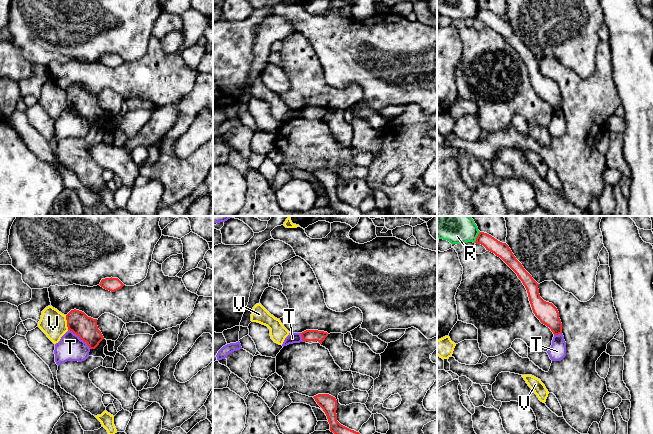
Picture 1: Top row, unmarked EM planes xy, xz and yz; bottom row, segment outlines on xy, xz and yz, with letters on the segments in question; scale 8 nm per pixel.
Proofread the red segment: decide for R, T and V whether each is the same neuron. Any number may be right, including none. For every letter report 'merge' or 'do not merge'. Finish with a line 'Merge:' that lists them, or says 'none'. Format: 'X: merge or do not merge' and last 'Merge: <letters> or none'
R: do not merge
T: do not merge
V: do not merge
Merge: none

